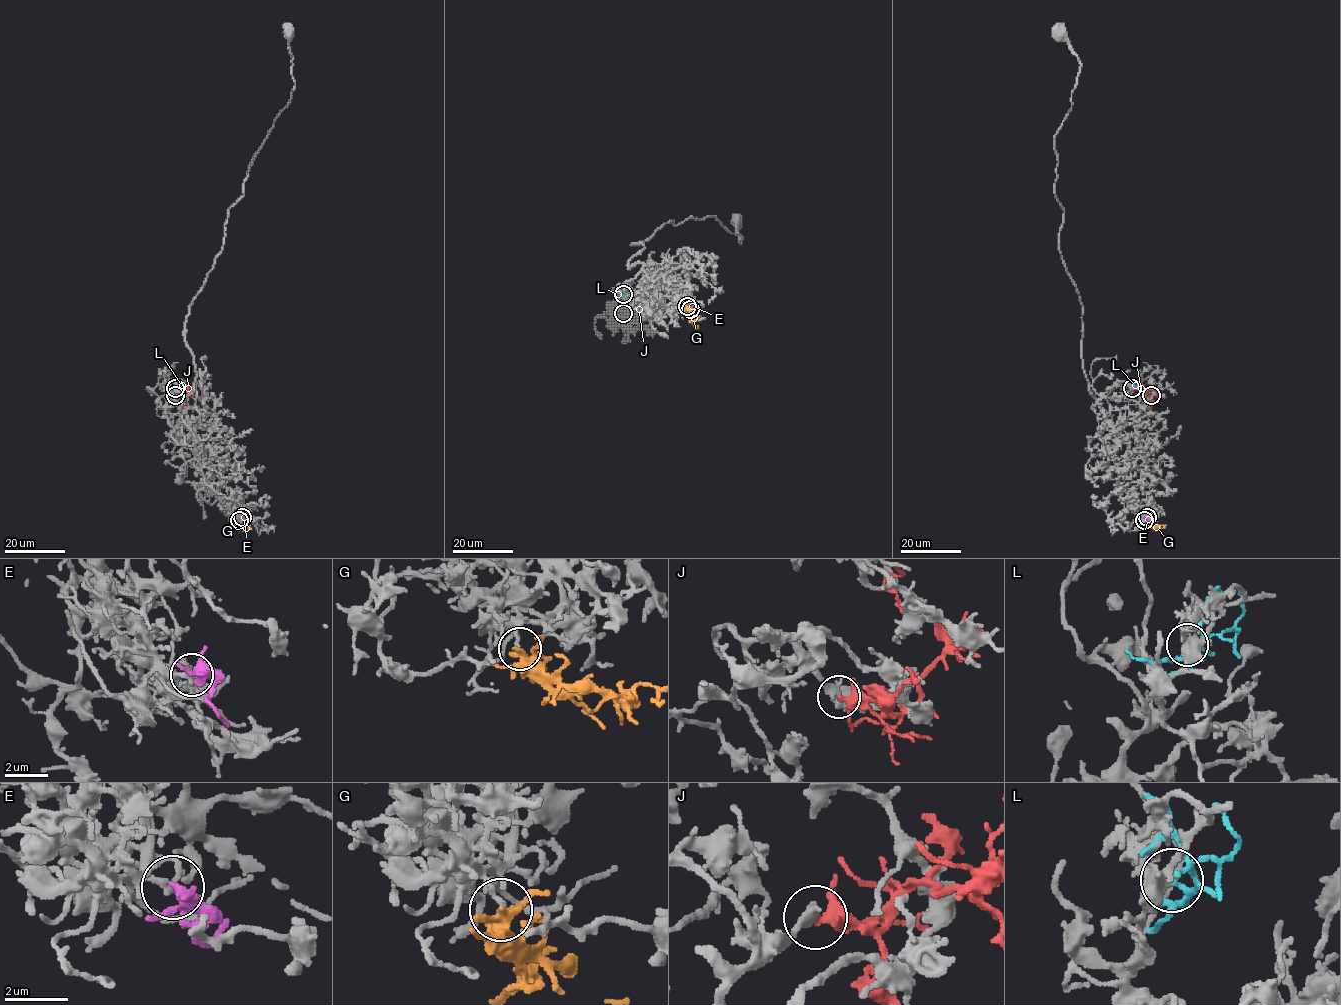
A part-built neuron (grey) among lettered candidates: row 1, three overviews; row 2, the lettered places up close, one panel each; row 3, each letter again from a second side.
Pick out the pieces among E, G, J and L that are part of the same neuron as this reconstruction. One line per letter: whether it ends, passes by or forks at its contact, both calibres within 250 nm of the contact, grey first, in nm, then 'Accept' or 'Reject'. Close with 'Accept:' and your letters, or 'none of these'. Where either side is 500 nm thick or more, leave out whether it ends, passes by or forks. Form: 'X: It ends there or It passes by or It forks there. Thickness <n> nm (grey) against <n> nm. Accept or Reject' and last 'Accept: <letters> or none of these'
E: It forks there. Thickness 140 nm (grey) against 300 nm. Accept
G: It forks there. Thickness 160 nm (grey) against 280 nm. Reject
J: It forks there. Thickness 400 nm (grey) against 280 nm. Reject
L: It forks there. Thickness 360 nm (grey) against 130 nm. Reject
Accept: E

